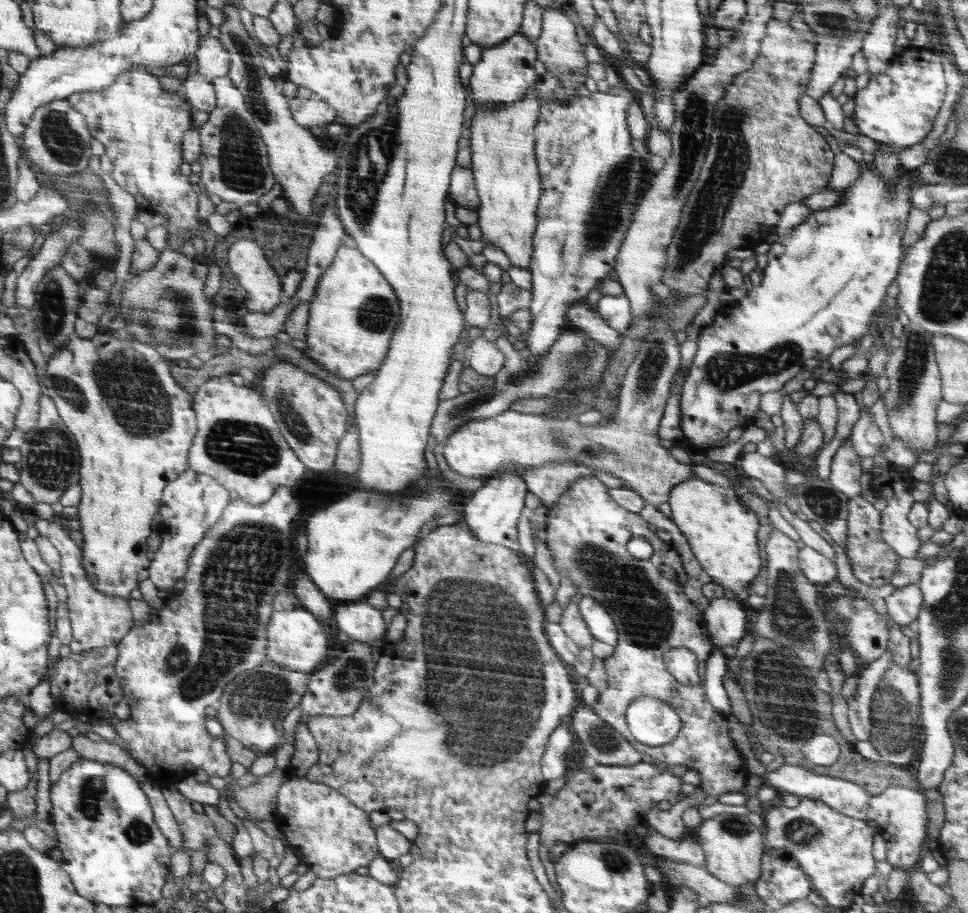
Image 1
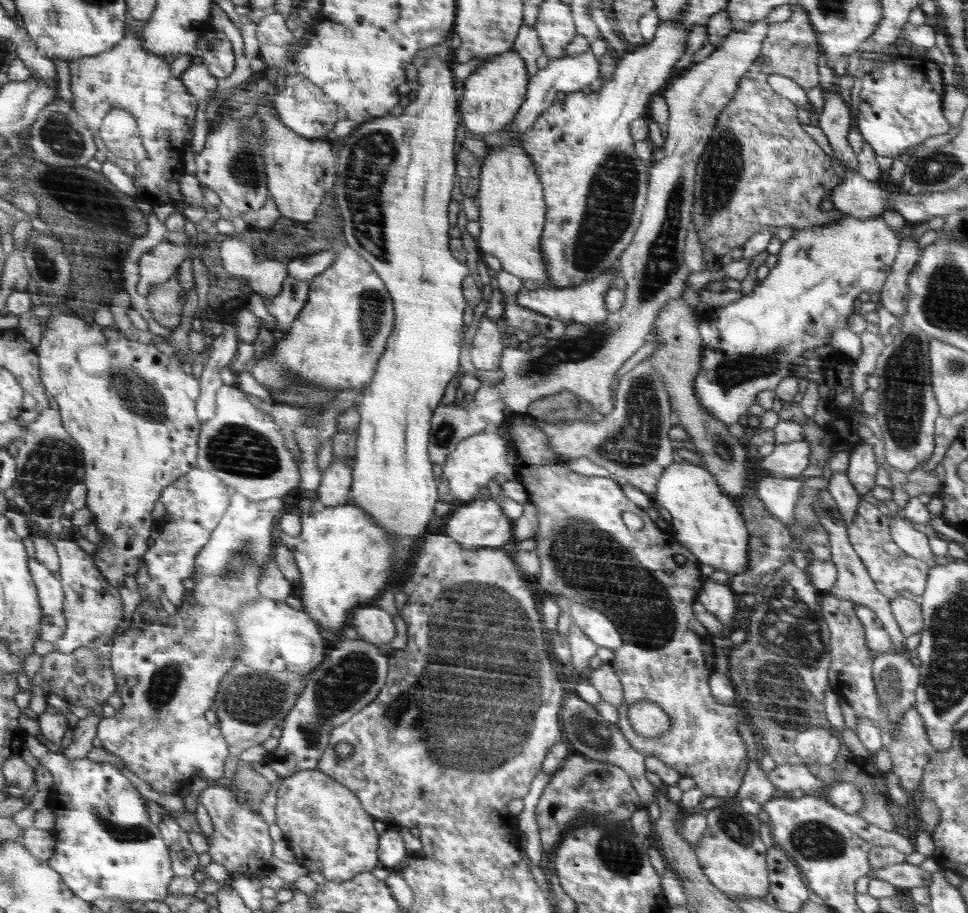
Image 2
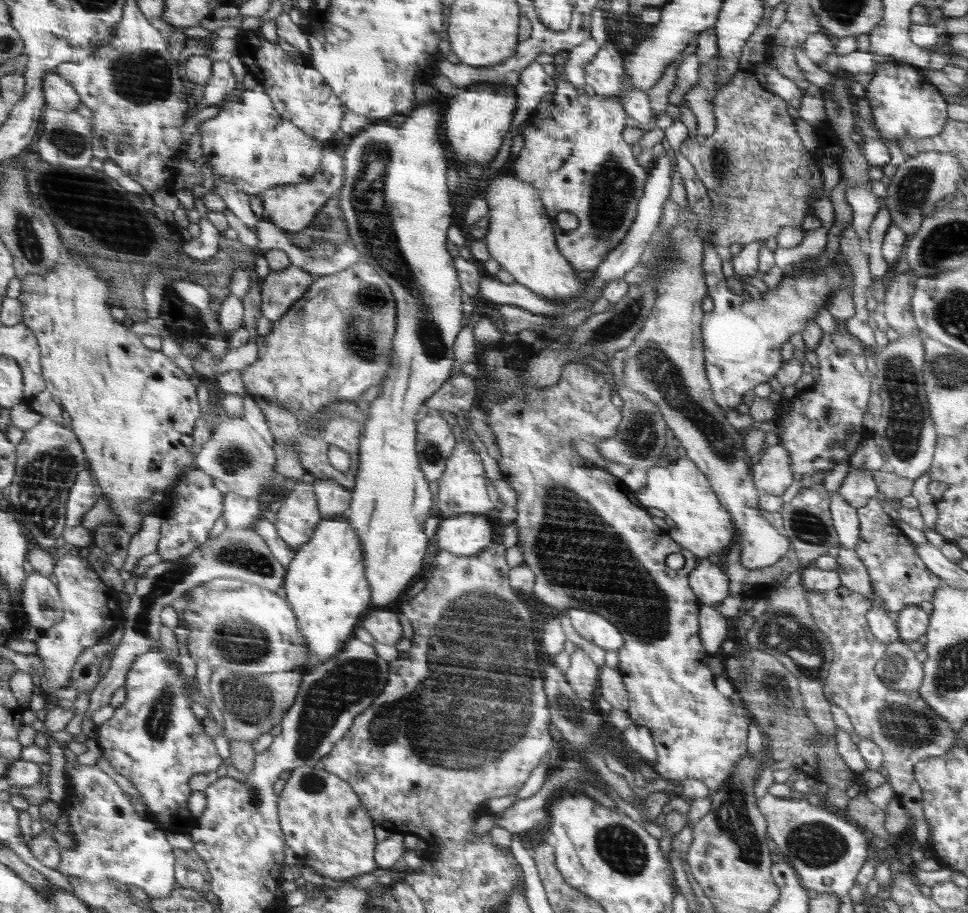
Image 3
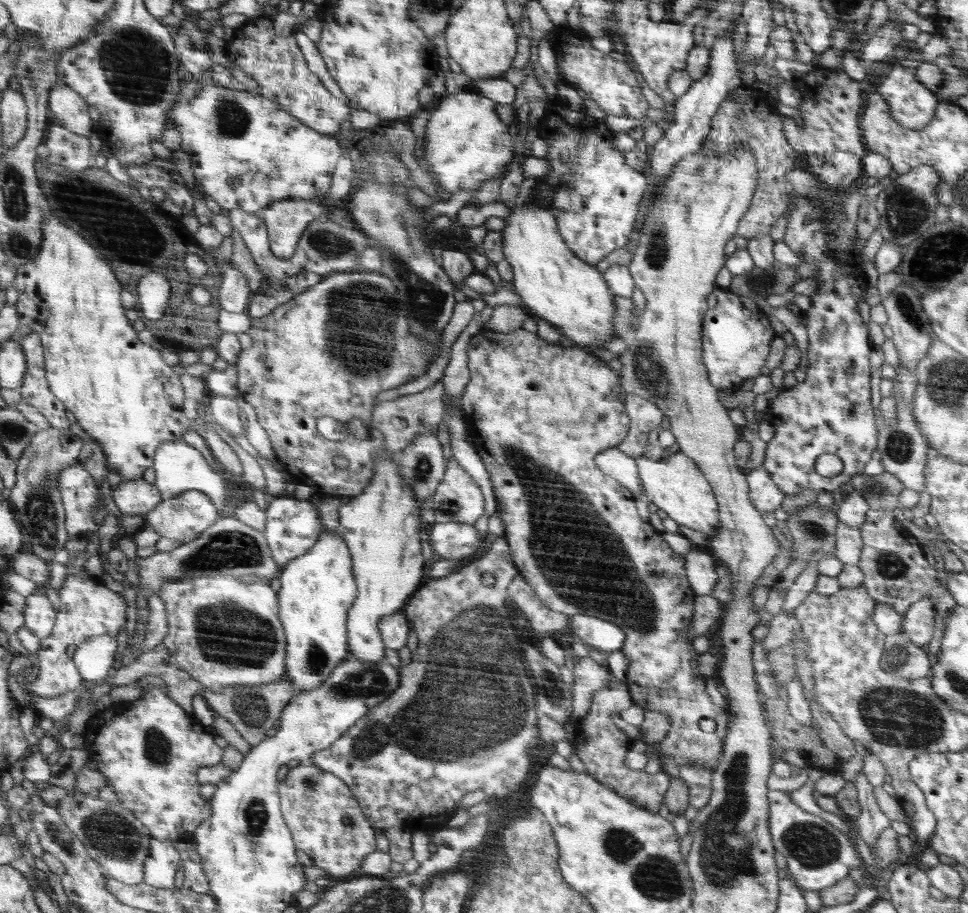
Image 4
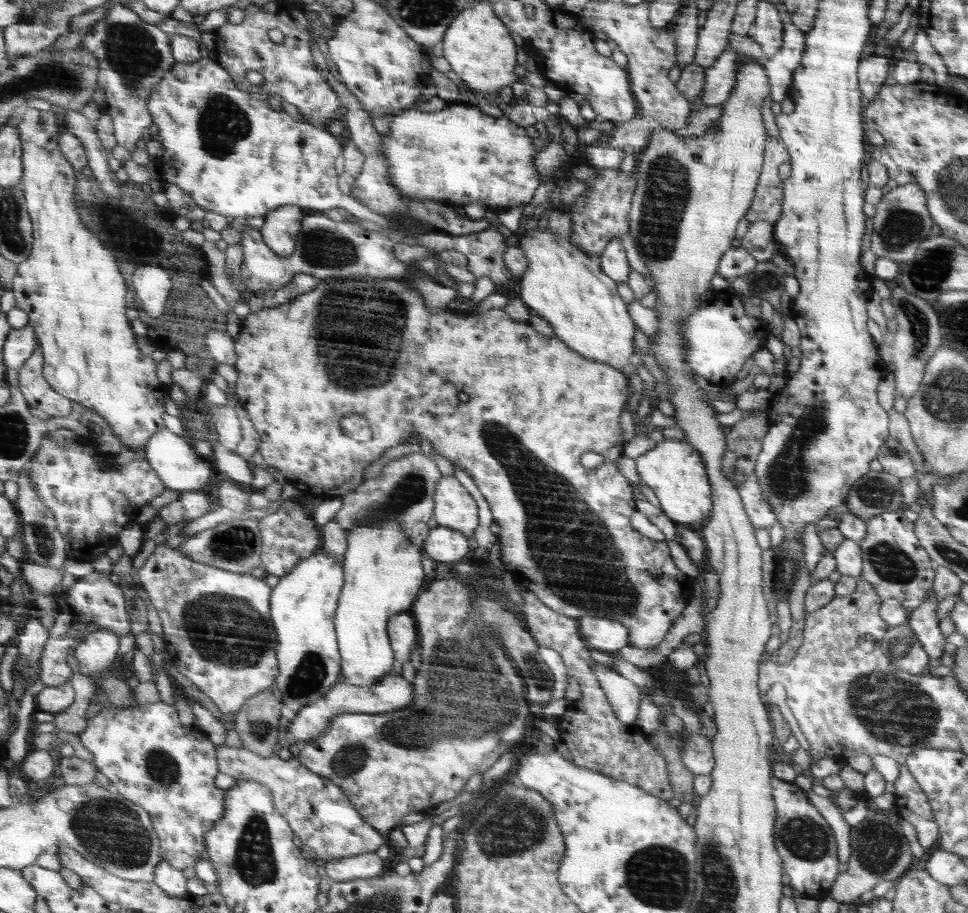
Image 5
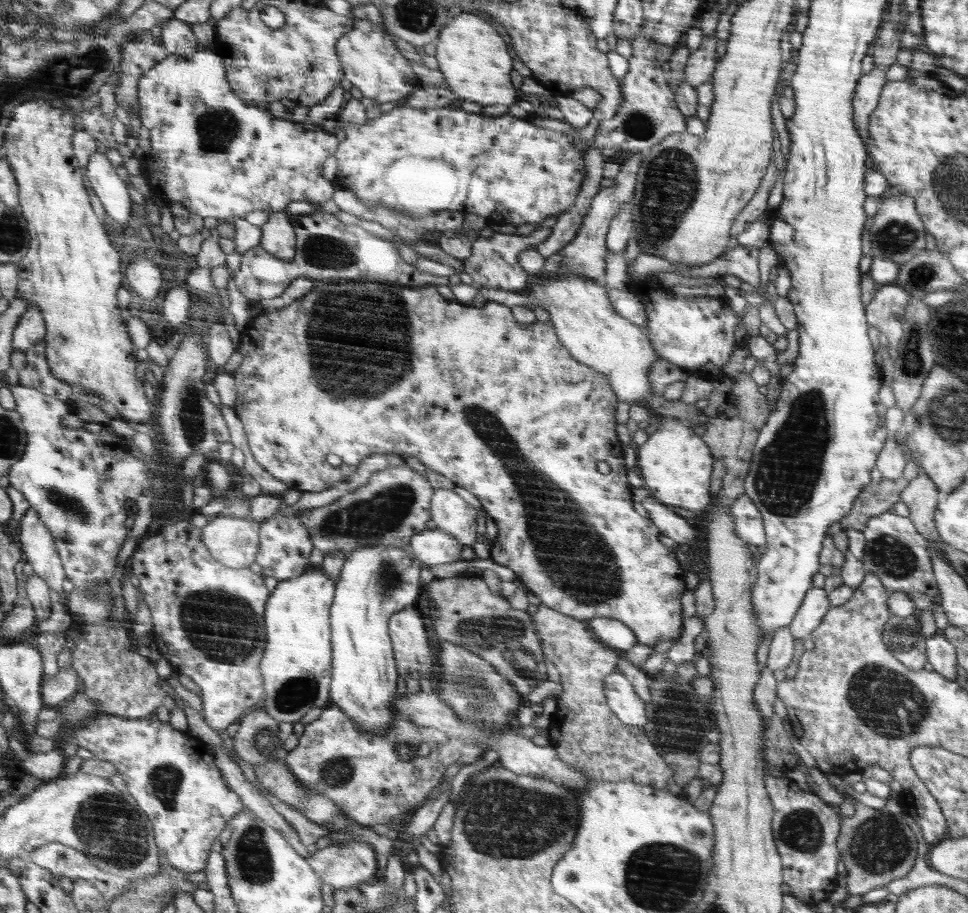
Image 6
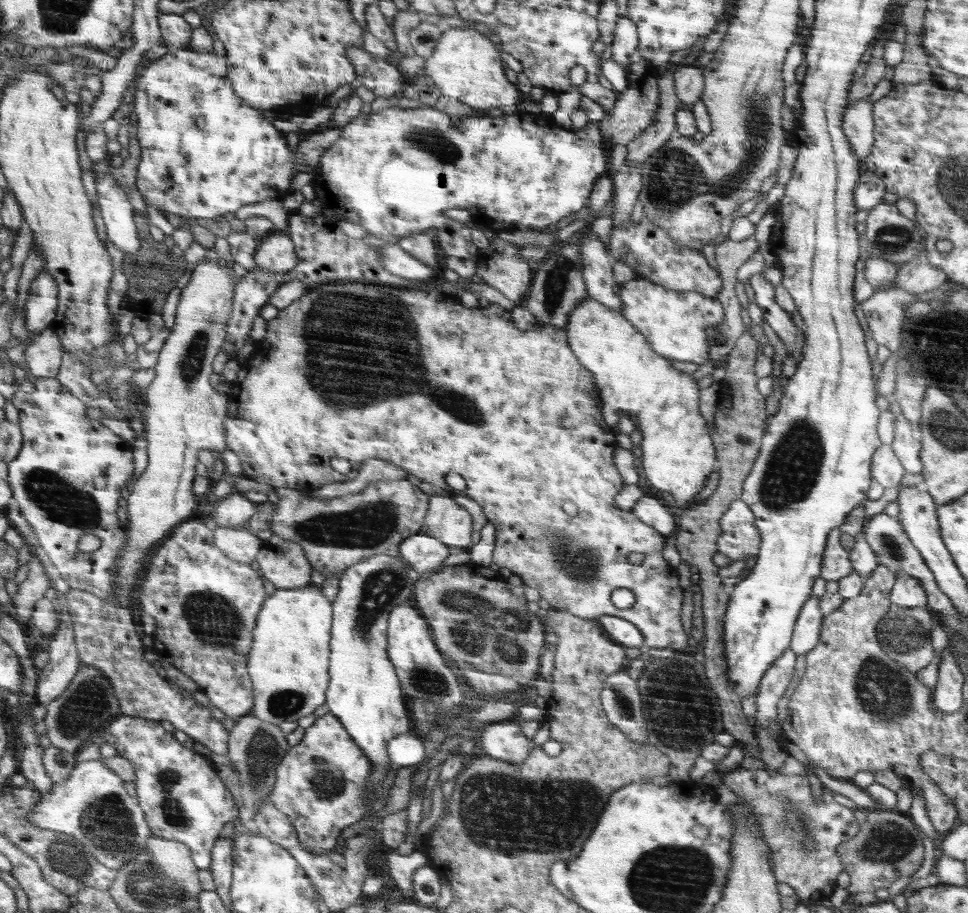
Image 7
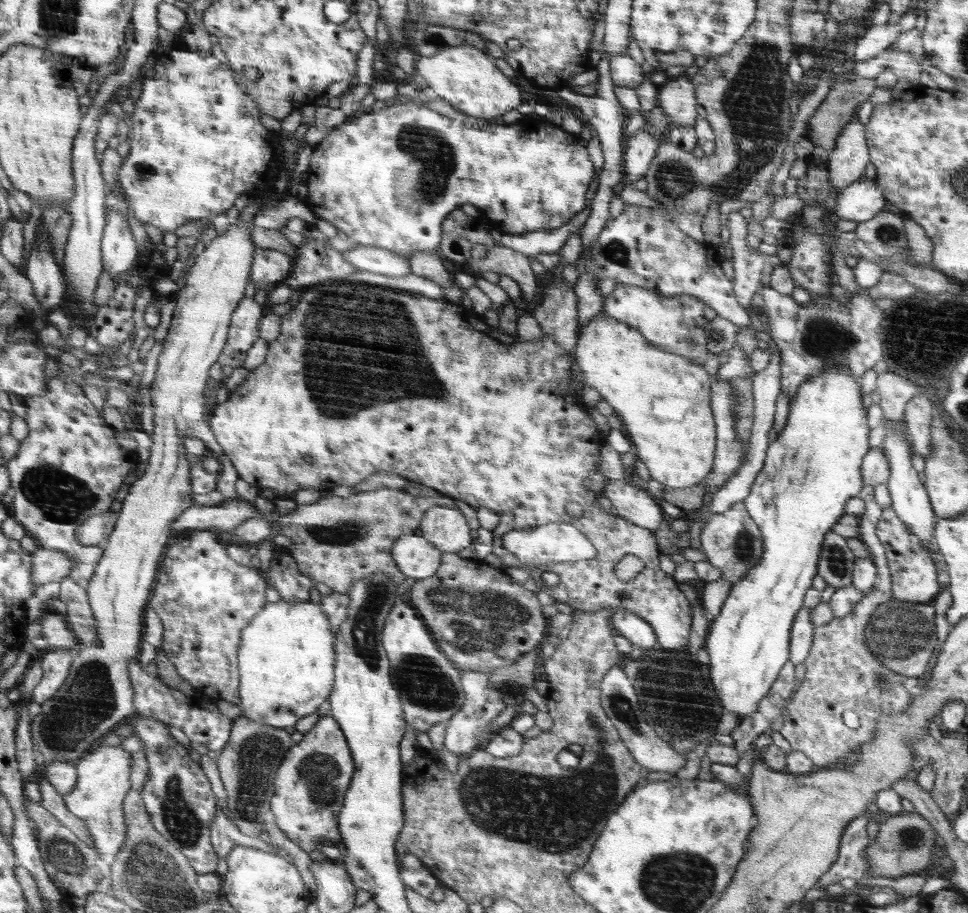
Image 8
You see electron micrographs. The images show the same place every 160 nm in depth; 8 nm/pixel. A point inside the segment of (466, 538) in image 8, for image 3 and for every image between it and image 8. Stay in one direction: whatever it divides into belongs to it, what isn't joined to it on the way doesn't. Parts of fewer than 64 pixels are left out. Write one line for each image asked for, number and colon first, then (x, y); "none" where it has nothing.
3: (462, 491)
4: (459, 499)
5: (454, 508)
6: (450, 513)
7: (448, 522)

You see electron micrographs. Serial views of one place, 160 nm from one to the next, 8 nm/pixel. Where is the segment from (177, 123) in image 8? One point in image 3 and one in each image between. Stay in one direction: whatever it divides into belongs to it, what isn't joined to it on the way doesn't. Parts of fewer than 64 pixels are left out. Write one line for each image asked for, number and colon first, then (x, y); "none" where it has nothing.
3: (248, 143)
4: (246, 153)
5: (235, 156)
6: (211, 152)
7: (205, 153)

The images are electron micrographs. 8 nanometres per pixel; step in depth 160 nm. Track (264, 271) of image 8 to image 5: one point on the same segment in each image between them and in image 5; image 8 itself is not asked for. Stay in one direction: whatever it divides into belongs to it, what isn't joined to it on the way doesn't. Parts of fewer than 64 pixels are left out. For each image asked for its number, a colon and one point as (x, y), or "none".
5: (281, 226)
6: (277, 235)
7: (275, 253)

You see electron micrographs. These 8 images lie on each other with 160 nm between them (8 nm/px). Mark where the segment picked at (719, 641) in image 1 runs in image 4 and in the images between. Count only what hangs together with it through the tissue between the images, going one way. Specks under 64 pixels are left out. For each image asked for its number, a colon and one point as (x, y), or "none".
2: (718, 599)
3: (710, 584)
4: (701, 572)

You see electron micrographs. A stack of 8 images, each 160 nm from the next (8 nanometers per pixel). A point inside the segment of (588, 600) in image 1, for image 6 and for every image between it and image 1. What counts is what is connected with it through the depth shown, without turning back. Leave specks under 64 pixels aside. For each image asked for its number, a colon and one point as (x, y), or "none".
2: (596, 626)
3: (595, 629)
4: (606, 637)
5: (604, 634)
6: (613, 632)

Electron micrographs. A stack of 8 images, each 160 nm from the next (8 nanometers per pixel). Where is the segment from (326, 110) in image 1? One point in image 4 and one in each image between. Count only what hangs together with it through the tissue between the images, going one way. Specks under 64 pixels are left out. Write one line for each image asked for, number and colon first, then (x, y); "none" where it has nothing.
2: (305, 108)
3: (300, 94)
4: (277, 63)

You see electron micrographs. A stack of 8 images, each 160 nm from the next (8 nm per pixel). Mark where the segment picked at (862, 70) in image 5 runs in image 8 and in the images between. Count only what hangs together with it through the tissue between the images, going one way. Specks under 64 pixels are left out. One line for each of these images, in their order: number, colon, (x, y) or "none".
6: (867, 96)
7: (858, 123)
8: (847, 161)

